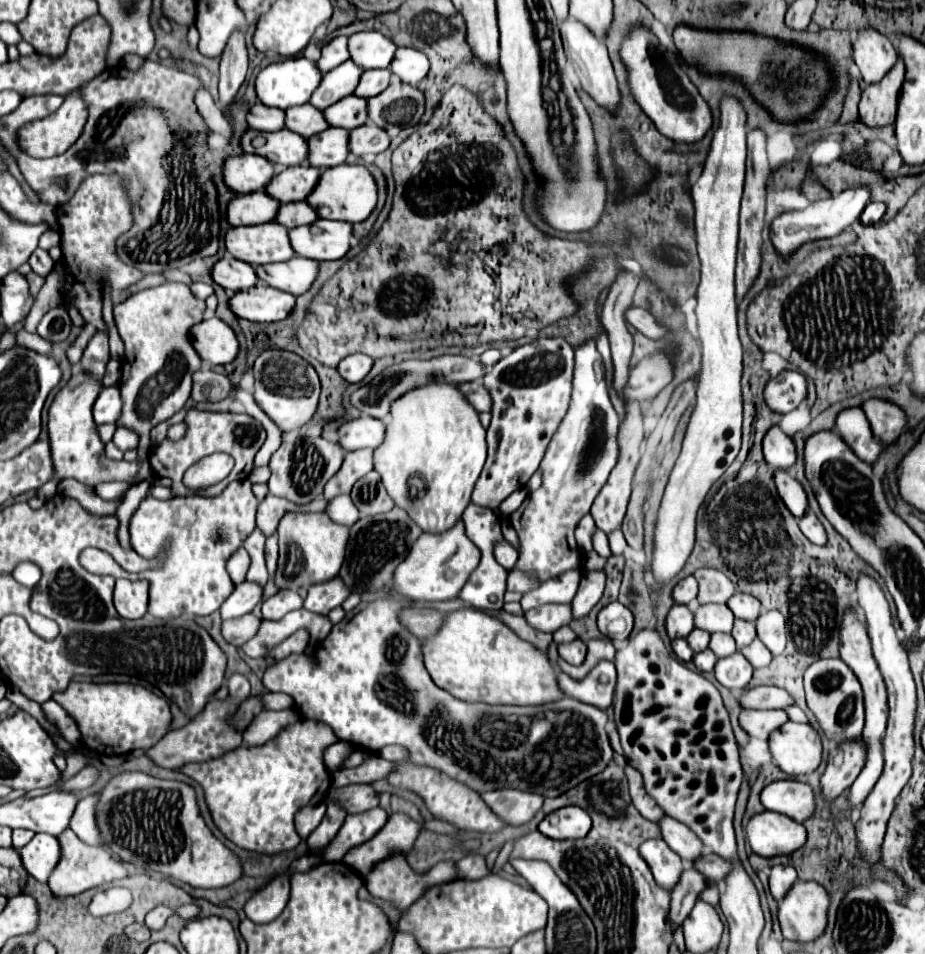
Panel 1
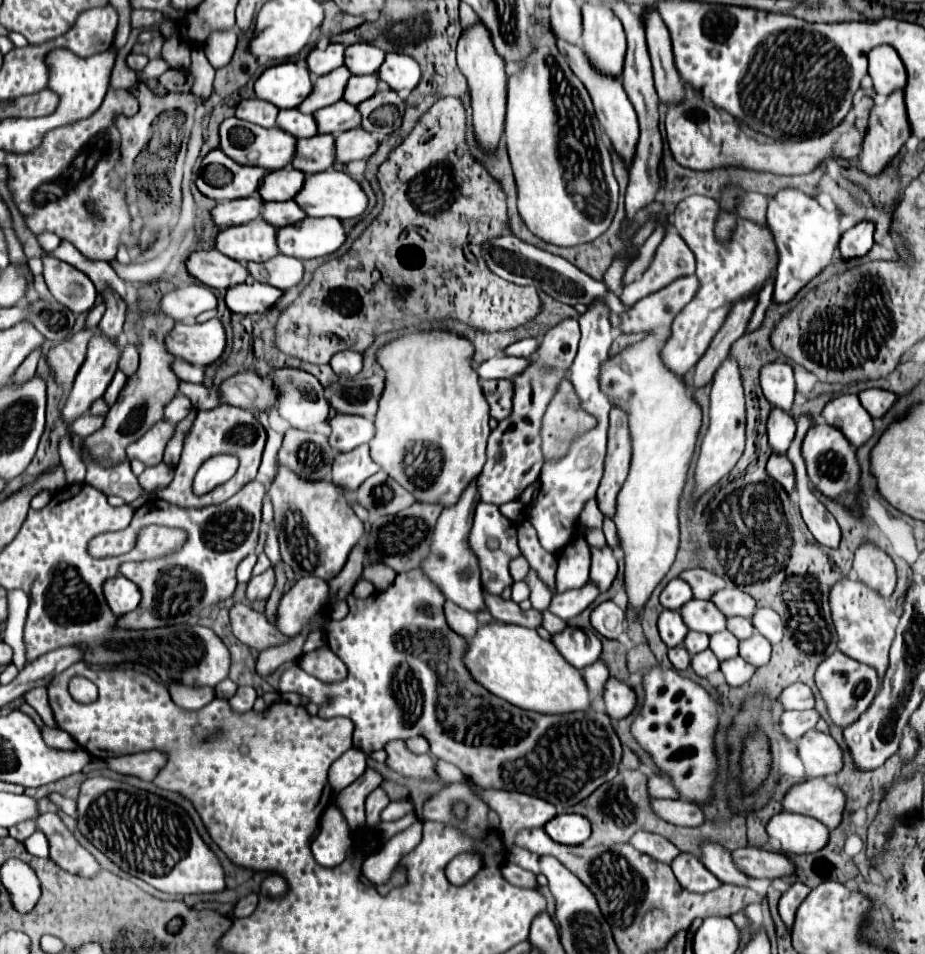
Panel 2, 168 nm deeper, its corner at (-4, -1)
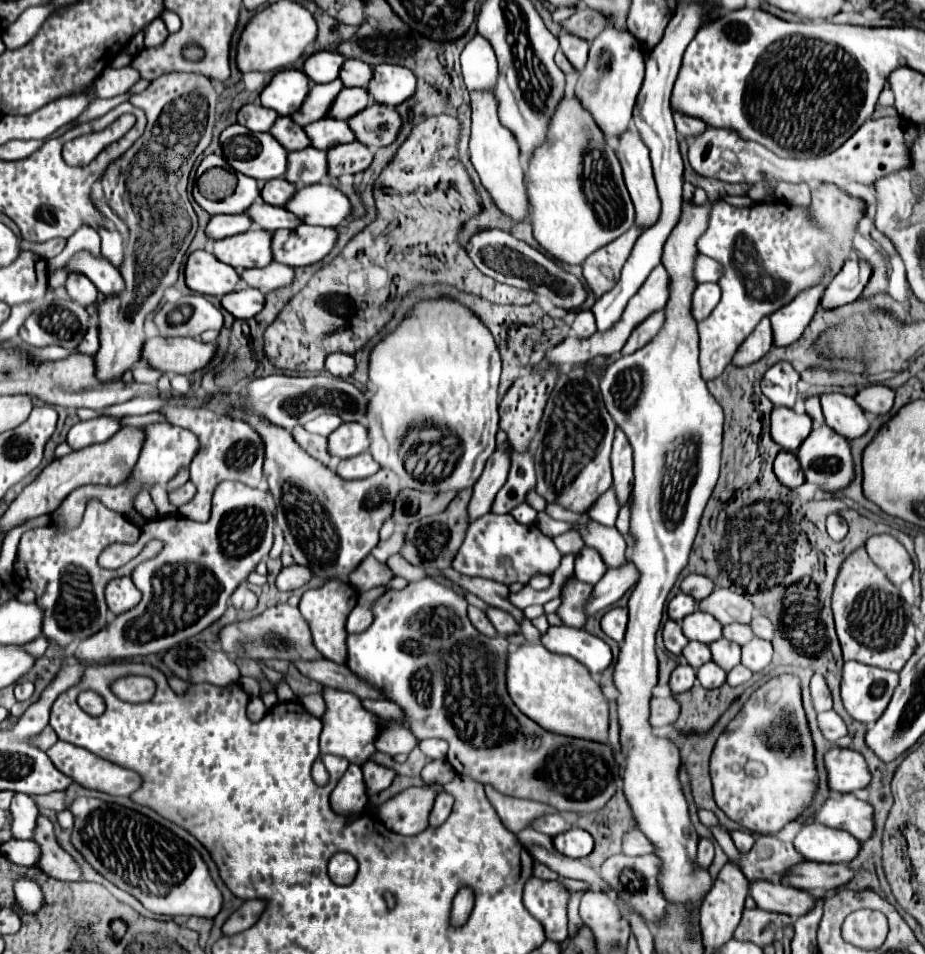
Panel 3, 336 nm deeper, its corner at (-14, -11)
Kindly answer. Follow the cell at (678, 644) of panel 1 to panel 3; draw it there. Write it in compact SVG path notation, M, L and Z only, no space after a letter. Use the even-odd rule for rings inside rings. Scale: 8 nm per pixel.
M680 663L670 675L670 691L676 695L684 693L692 689L694 681L696 681L696 671L688 663Z

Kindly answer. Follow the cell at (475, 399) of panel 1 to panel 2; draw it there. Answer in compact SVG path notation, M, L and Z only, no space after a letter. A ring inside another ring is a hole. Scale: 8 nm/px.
M508 379L484 381L482 383L484 397L490 405L490 417L502 421L512 411L512 383Z

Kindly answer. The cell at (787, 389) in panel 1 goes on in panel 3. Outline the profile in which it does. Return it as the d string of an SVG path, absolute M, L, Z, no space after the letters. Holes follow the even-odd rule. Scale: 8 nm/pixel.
M780 361L772 365L764 379L762 379L762 393L776 405L776 407L794 407L798 397L798 383L800 375L788 361Z

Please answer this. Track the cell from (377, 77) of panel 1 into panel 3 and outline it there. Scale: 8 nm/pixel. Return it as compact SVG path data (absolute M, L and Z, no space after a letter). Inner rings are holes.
M342 89L338 99L334 99L334 107L330 107L332 119L350 119L358 111L362 111L370 103L370 95L366 89Z

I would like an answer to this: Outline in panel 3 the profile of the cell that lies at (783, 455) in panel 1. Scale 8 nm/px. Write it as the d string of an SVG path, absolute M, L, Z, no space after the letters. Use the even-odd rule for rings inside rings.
M774 407L770 415L770 433L772 439L786 451L796 453L802 441L810 435L812 419L808 413L798 415L794 409Z

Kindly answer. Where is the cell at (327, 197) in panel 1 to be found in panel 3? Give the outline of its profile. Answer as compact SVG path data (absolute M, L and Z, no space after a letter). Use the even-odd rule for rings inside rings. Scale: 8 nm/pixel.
M316 183L298 189L286 209L306 225L338 227L350 215L350 201L334 185Z

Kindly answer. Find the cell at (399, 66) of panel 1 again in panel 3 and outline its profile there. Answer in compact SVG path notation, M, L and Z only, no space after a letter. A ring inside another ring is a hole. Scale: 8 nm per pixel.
M378 65L372 69L374 79L366 85L374 103L400 105L408 97L412 97L416 89L416 77L412 71L400 65Z

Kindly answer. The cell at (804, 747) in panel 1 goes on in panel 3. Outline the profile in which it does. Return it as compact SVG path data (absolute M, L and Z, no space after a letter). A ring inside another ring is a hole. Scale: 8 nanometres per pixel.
M832 747L826 753L828 783L836 793L852 793L870 785L870 769L864 757L854 749Z

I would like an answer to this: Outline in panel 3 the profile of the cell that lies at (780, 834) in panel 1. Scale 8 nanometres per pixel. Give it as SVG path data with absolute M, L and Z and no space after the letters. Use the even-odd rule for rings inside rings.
M808 823L796 835L794 847L808 861L850 863L860 851L860 841L848 831L830 829L820 823Z

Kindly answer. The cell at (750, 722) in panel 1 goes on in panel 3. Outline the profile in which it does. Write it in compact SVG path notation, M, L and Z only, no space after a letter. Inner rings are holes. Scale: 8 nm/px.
M824 711L820 713L820 729L824 733L824 737L828 741L836 741L844 735L848 735L848 729L846 729L846 723L842 721L842 717L838 717L838 713L834 711Z

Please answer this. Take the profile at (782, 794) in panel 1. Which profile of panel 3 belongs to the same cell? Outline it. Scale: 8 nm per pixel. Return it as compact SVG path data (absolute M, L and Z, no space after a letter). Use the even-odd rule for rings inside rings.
M834 793L820 809L818 821L828 827L844 829L856 839L866 841L874 833L874 807L852 793Z

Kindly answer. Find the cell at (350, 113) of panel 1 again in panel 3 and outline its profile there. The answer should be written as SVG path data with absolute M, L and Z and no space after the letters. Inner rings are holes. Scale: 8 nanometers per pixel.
M318 119L318 123L310 123L304 127L306 135L310 135L310 141L320 151L328 151L330 147L336 147L340 143L352 143L354 133L350 131L346 121L336 119Z

